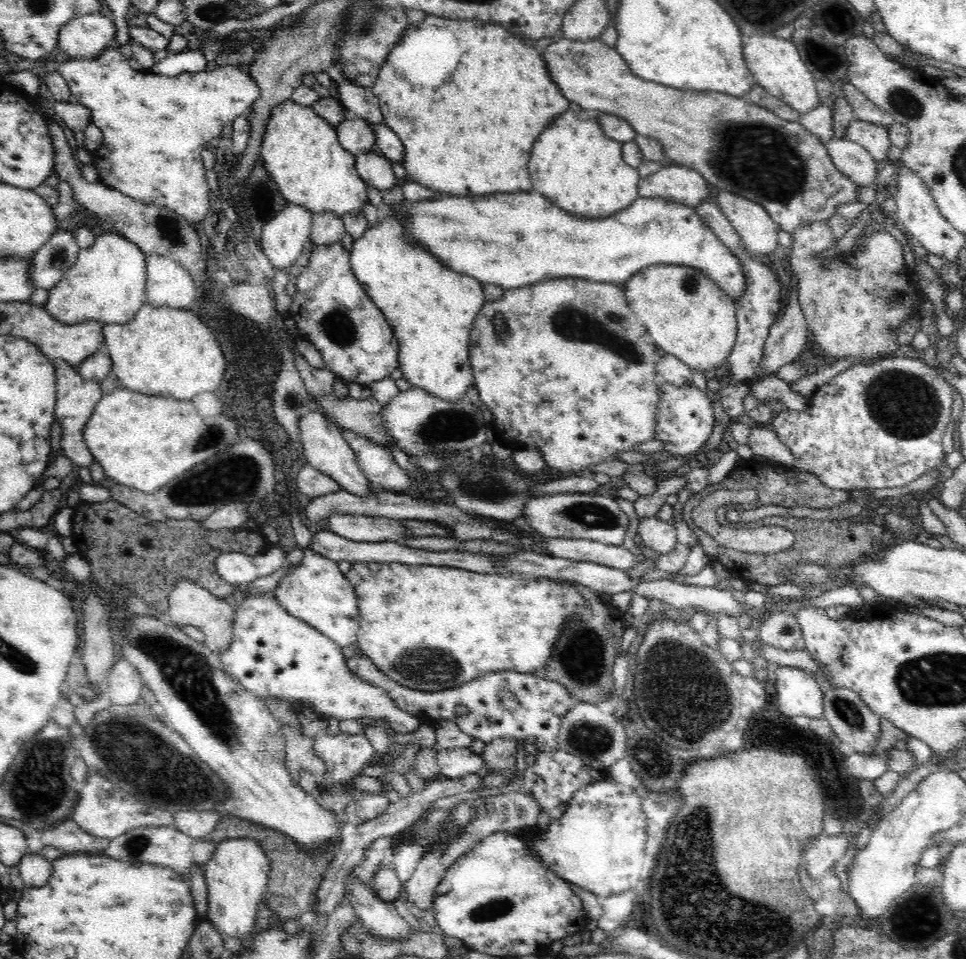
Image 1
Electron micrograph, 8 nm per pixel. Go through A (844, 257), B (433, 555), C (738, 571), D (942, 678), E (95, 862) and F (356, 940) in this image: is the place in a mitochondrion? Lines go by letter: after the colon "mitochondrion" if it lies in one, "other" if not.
A: other
B: other
C: other
D: mitochondrion
E: other
F: mitochondrion

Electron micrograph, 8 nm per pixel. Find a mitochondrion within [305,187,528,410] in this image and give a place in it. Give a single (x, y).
(336, 323)

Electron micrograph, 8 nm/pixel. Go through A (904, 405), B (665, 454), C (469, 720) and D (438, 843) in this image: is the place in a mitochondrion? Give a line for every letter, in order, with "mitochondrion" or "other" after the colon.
A: mitochondrion
B: other
C: other
D: other

